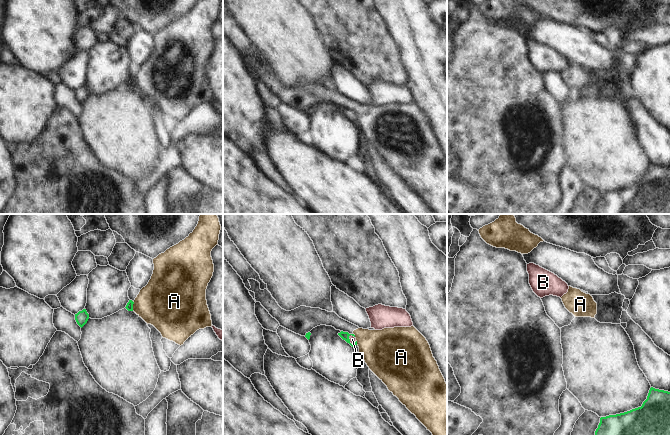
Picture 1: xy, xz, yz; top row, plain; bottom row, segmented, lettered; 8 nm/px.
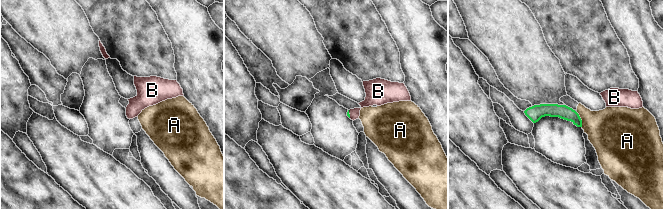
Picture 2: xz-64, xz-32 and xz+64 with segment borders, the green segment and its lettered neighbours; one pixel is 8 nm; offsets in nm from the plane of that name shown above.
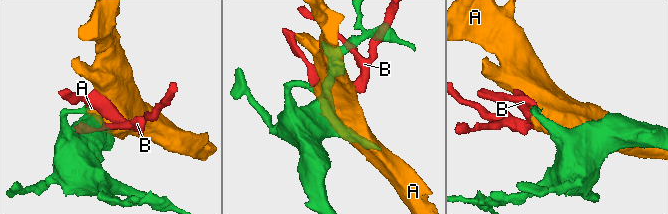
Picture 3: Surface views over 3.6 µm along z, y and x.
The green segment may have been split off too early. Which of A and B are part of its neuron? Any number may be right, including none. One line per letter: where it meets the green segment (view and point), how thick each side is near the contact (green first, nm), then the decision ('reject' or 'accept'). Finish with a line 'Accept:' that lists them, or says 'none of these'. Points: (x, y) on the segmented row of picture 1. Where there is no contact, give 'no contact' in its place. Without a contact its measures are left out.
A: meets green in xy at (132, 306); 60 nm thick on the green side, 400 nm on the other; reject
B: meets green in xz at (349, 340); 60 nm thick on the green side, 50 nm on the other; accept
Accept: B

